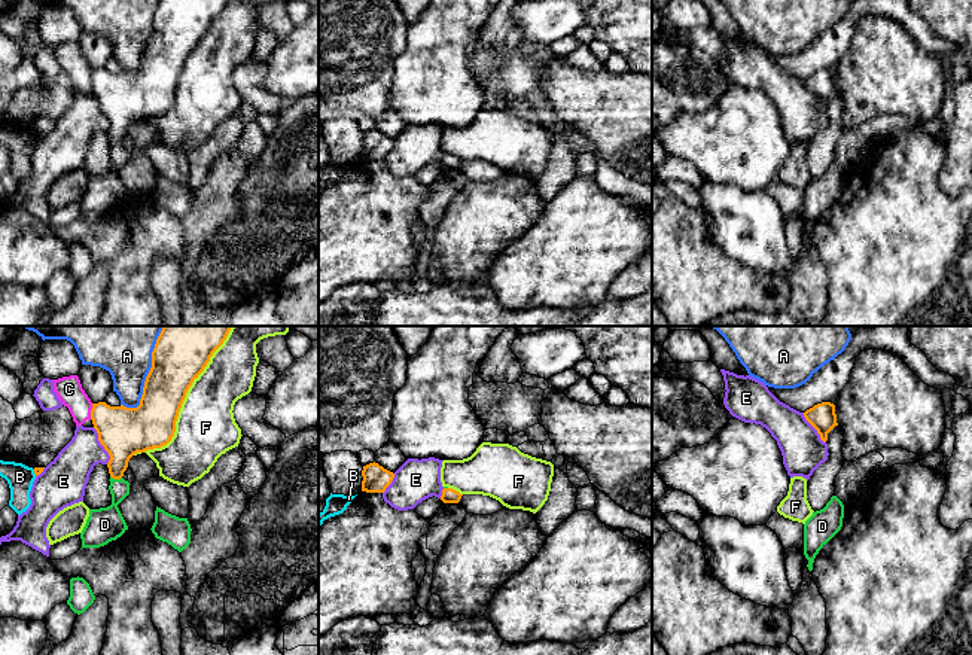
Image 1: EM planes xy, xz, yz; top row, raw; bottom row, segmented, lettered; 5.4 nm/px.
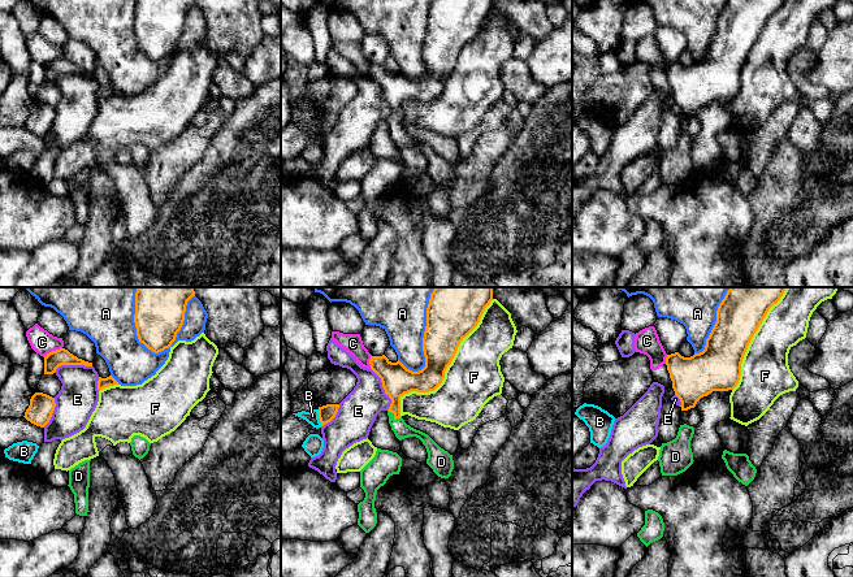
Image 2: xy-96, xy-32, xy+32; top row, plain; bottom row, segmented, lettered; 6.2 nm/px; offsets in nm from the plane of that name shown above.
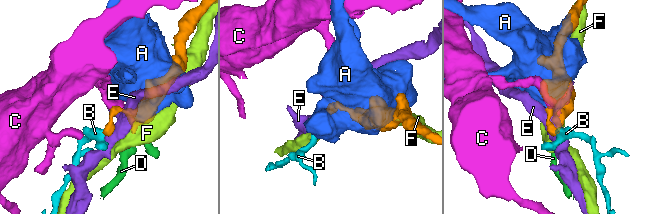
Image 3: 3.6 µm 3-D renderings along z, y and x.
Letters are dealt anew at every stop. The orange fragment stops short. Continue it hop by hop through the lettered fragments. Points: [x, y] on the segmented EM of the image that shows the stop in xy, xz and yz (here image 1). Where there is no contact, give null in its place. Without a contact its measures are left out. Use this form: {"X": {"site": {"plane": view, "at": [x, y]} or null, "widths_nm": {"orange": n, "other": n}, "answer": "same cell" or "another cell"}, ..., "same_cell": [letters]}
{"A": {"site": {"plane": "xy", "at": [148, 374]}, "widths_nm": {"orange": 300, "other": 380}, "answer": "another cell"}, "B": {"site": {"plane": "xy", "at": [34, 472]}, "widths_nm": {"orange": 50, "other": 140}, "answer": "another cell"}, "C": {"site": {"plane": "xy", "at": [91, 411]}, "widths_nm": {"orange": 260, "other": 140}, "answer": "another cell"}, "D": {"site": {"plane": "xy", "at": [116, 478]}, "widths_nm": {"orange": 260, "other": 180}, "answer": "same cell"}, "E": {"site": {"plane": "xy", "at": [101, 444]}, "widths_nm": {"orange": 260, "other": 220}, "answer": "another cell"}, "F": {"site": {"plane": "xy", "at": [185, 396]}, "widths_nm": {"orange": 300, "other": 320}, "answer": "another cell"}, "same_cell": ["D"]}

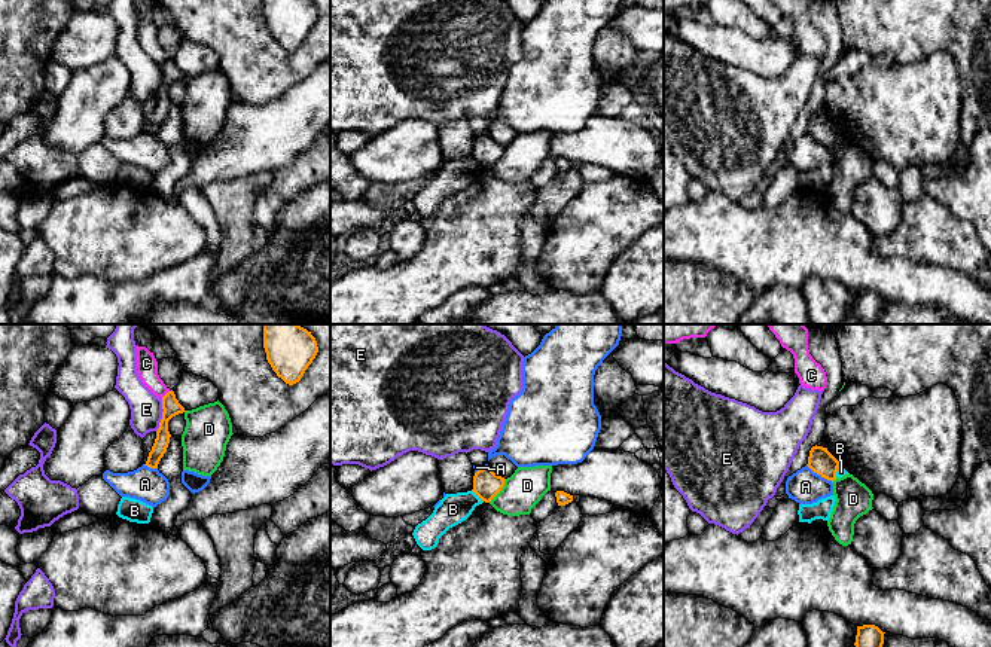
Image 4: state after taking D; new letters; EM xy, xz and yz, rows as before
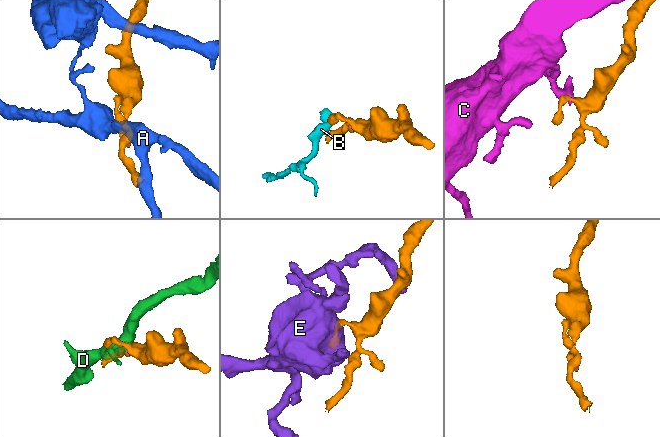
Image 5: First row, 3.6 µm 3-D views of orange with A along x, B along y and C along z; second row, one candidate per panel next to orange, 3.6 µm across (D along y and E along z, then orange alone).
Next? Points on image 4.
{"A": {"site": {"plane": "yz", "at": [820, 475]}, "widths_nm": {"orange": 140, "other": 190}, "answer": "another cell"}, "B": {"site": {"plane": "xz", "at": [476, 494]}, "widths_nm": {"orange": 150, "other": 160}, "answer": "another cell"}, "C": {"site": {"plane": "xy", "at": [167, 393]}, "widths_nm": {"orange": 90, "other": 110}, "answer": "another cell"}, "D": {"site": {"plane": "xz", "at": [499, 491]}, "widths_nm": {"orange": 150, "other": 200}, "answer": "another cell"}, "E": {"site": {"plane": "xy", "at": [162, 415]}, "widths_nm": {"orange": 90, "other": 180}, "answer": "another cell"}, "same_cell": []}

